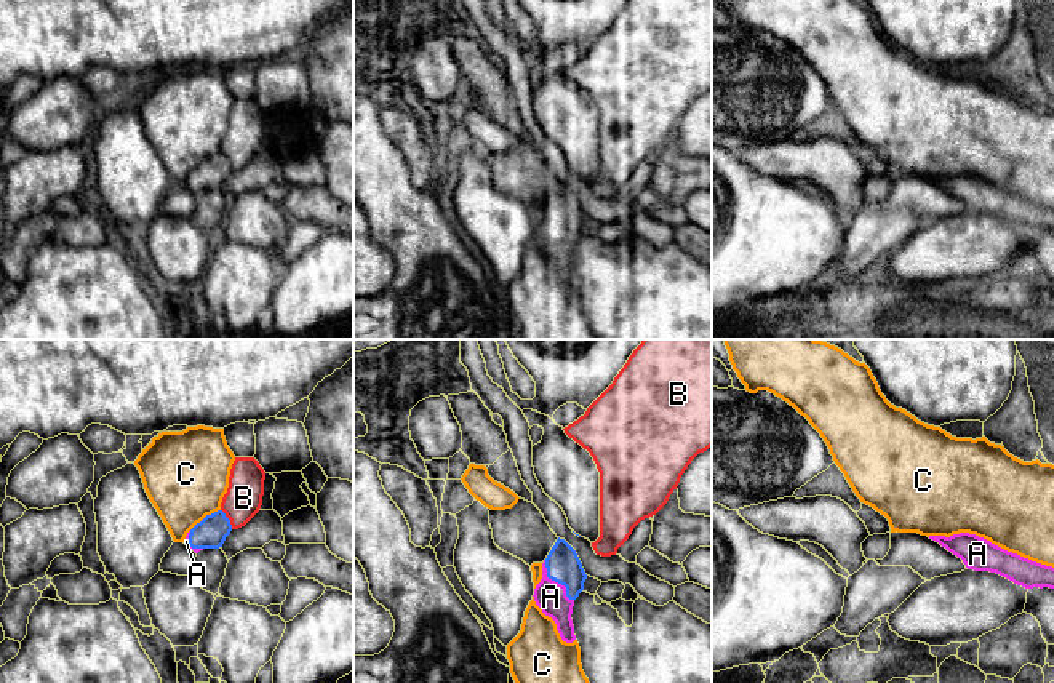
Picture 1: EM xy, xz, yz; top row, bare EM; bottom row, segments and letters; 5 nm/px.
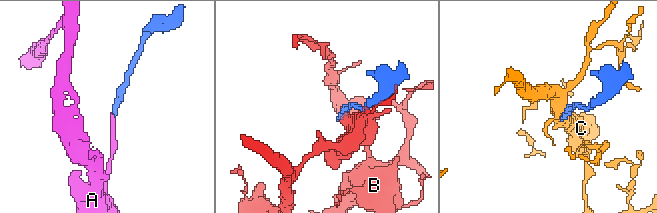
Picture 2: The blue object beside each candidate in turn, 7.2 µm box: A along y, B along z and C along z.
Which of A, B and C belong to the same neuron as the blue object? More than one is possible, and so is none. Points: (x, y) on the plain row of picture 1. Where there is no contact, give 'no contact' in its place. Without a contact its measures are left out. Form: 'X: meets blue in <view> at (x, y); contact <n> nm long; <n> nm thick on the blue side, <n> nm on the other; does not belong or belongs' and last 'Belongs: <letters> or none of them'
A: meets blue in xz at (555, 223); contact 260 nm long; 170 nm thick on the blue side, 160 nm on the other; belongs
B: meets blue in xy at (227, 160); contact 120 nm long; 160 nm thick on the blue side, 190 nm on the other; does not belong
C: meets blue in xy at (205, 159); contact 190 nm long; 160 nm thick on the blue side, 440 nm on the other; does not belong
Belongs: A

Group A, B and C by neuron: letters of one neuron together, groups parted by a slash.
A / B / C

